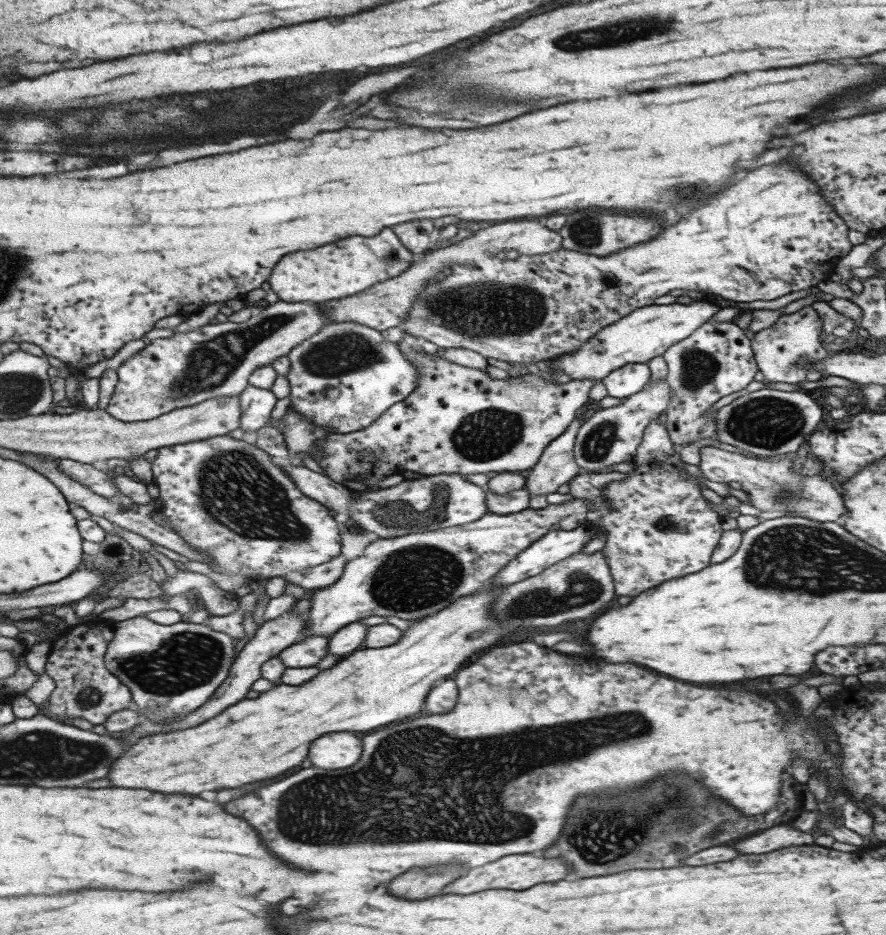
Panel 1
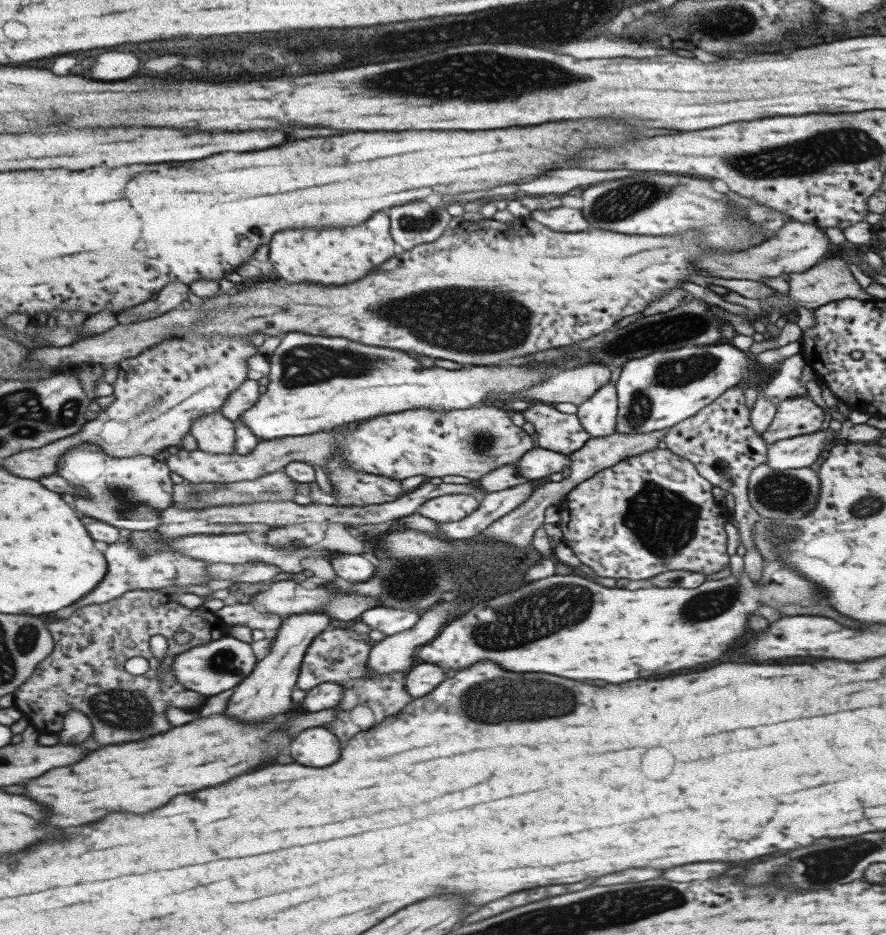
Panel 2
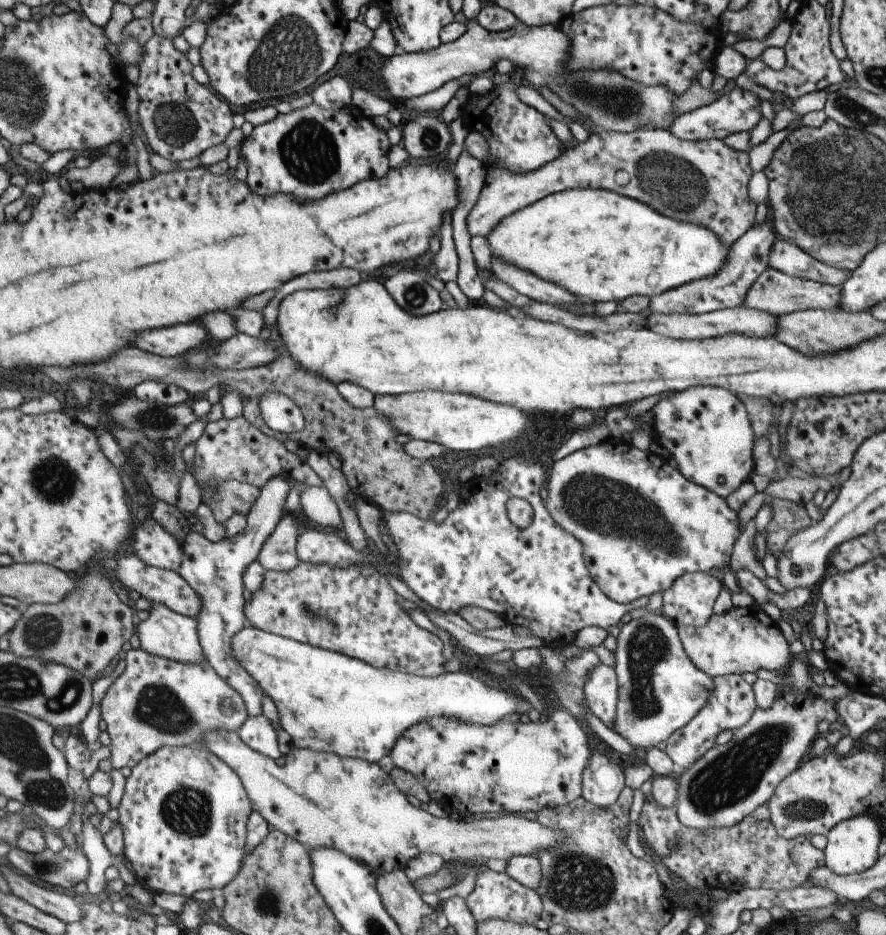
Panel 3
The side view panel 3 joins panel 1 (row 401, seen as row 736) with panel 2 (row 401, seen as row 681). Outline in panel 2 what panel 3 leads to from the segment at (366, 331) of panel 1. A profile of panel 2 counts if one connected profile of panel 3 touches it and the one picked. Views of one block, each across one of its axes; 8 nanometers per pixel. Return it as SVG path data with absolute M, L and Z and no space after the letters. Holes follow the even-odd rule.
M288 332L276 350L268 356L270 364L269 380L266 392L260 394L256 403L239 416L239 422L248 428L260 441L274 438L301 437L302 435L329 432L336 426L343 426L360 420L367 420L396 414L406 410L438 408L439 411L466 410L480 406L492 394L515 394L539 384L542 379L555 374L556 368L544 362L530 364L476 365L458 370L445 368L424 368L422 362L416 362L411 352L388 350L378 346L364 346L360 342L350 342L346 338L320 338L308 334Z

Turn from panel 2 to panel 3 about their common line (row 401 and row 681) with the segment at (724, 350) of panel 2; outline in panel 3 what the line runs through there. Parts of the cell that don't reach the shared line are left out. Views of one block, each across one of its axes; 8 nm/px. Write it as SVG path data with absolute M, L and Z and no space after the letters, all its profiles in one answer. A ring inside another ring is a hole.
M662 612L646 613L638 620L627 618L620 628L618 647L614 651L617 661L614 670L619 687L614 731L626 738L634 748L642 746L650 749L666 741L700 713L715 690L715 680L690 660L680 641L676 624L669 622Z

